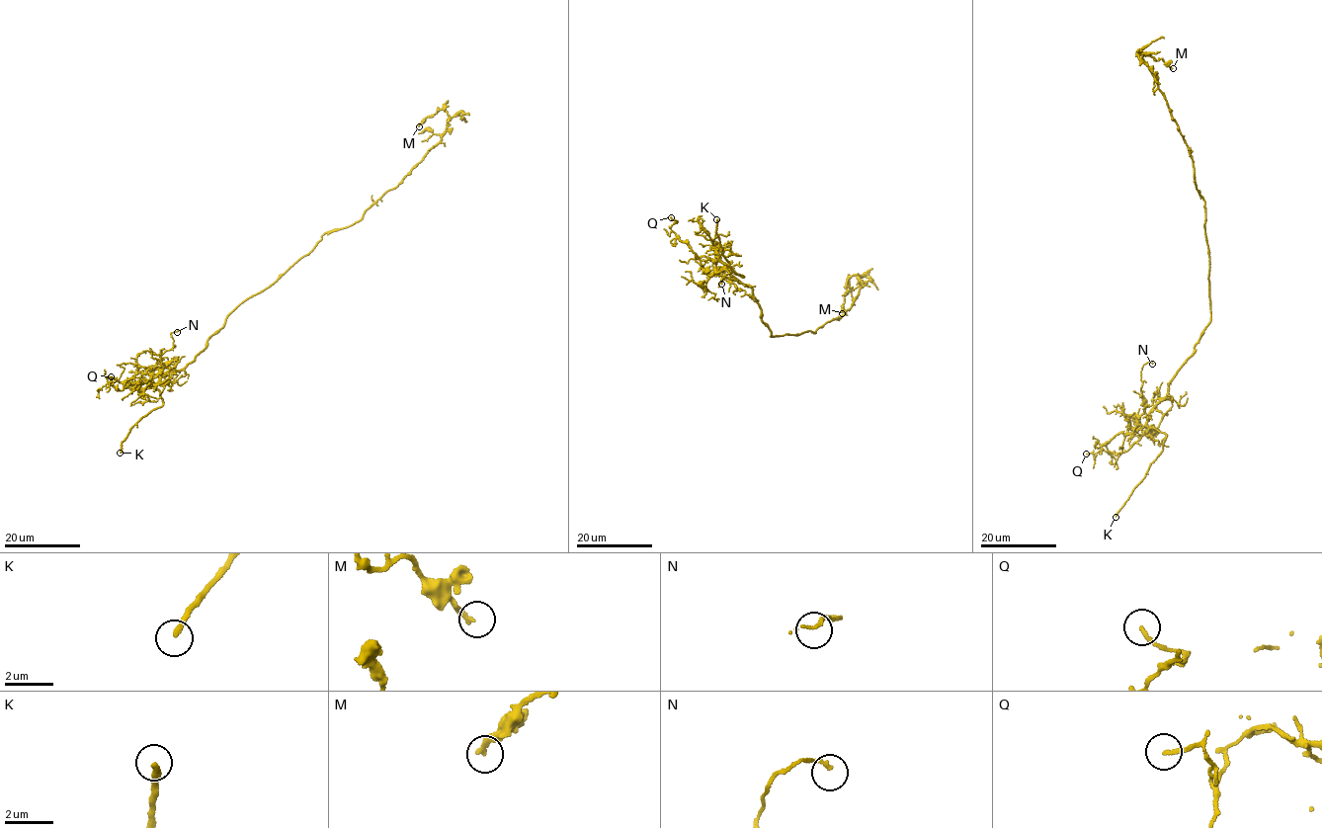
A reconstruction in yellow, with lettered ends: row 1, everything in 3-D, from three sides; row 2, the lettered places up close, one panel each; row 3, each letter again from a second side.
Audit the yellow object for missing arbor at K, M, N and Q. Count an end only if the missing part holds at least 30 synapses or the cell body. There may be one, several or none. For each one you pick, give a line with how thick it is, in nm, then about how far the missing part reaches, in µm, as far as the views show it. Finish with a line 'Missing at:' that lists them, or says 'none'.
K: 240 nm | 40 µm
Missing at: K

